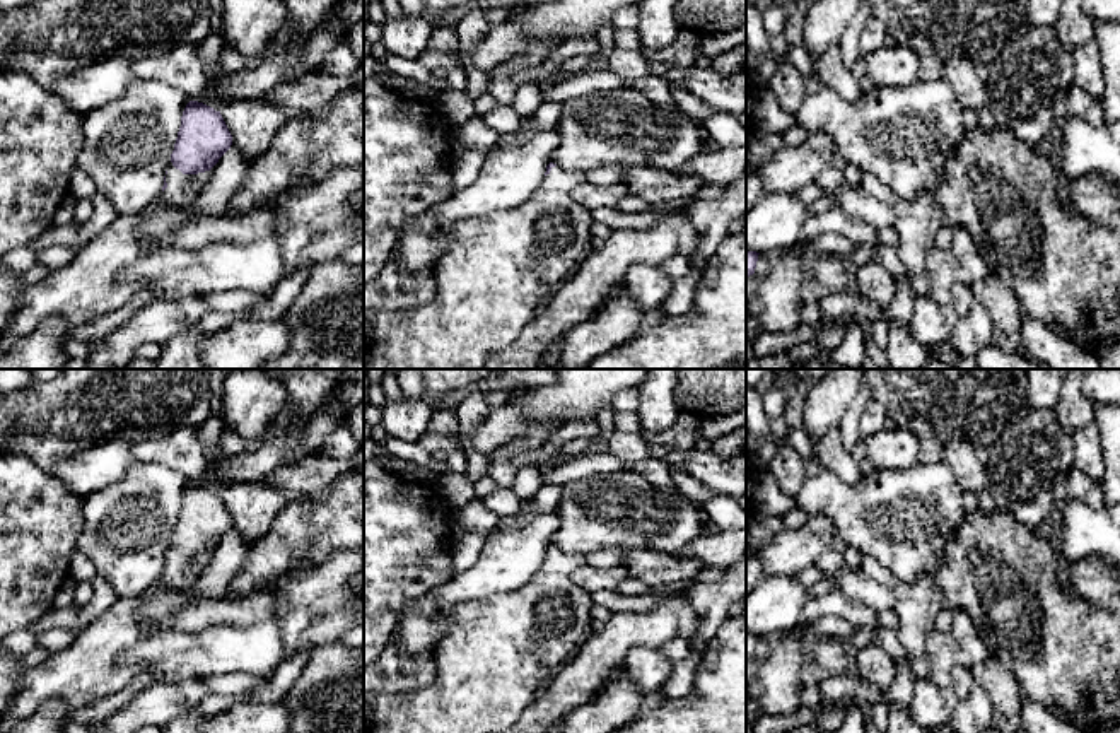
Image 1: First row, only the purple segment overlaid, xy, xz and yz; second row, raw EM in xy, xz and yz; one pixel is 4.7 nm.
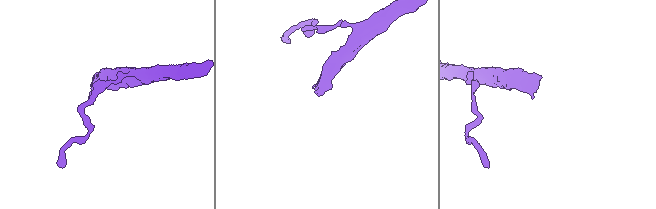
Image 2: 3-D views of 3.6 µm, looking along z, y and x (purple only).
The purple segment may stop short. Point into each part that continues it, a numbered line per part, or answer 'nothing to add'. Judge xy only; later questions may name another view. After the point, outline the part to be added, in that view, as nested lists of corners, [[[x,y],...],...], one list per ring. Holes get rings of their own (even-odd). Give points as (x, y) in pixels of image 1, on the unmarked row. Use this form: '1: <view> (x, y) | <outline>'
1: xy (181, 569) | [[[172,545],[167,548],[166,566],[167,571],[159,583],[174,591],[186,588],[190,581],[200,576],[200,566],[195,562],[195,557],[183,557]]]

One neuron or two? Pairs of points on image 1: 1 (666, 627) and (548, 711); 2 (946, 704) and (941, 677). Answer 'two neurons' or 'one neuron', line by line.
1: one neuron
2: two neurons

